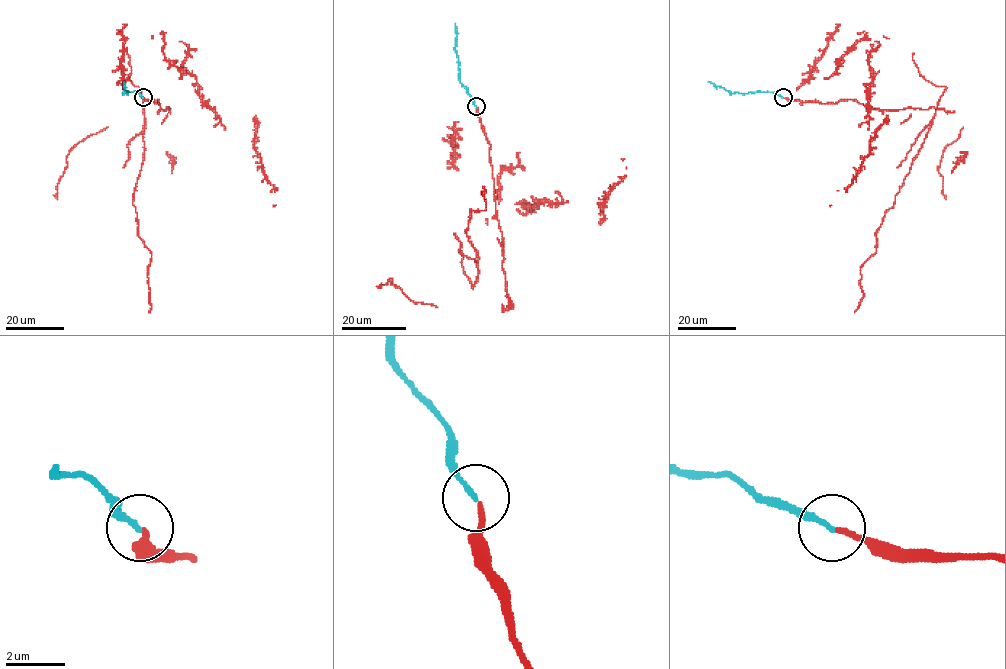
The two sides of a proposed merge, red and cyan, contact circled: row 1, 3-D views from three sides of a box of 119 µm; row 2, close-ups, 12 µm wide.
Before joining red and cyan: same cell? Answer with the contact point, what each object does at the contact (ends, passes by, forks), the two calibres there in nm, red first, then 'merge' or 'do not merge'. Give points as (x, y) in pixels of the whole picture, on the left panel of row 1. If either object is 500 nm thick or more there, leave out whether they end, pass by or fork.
place (143, 97); red ends; cyan ends; calibres 170 and 160 nm; merge

